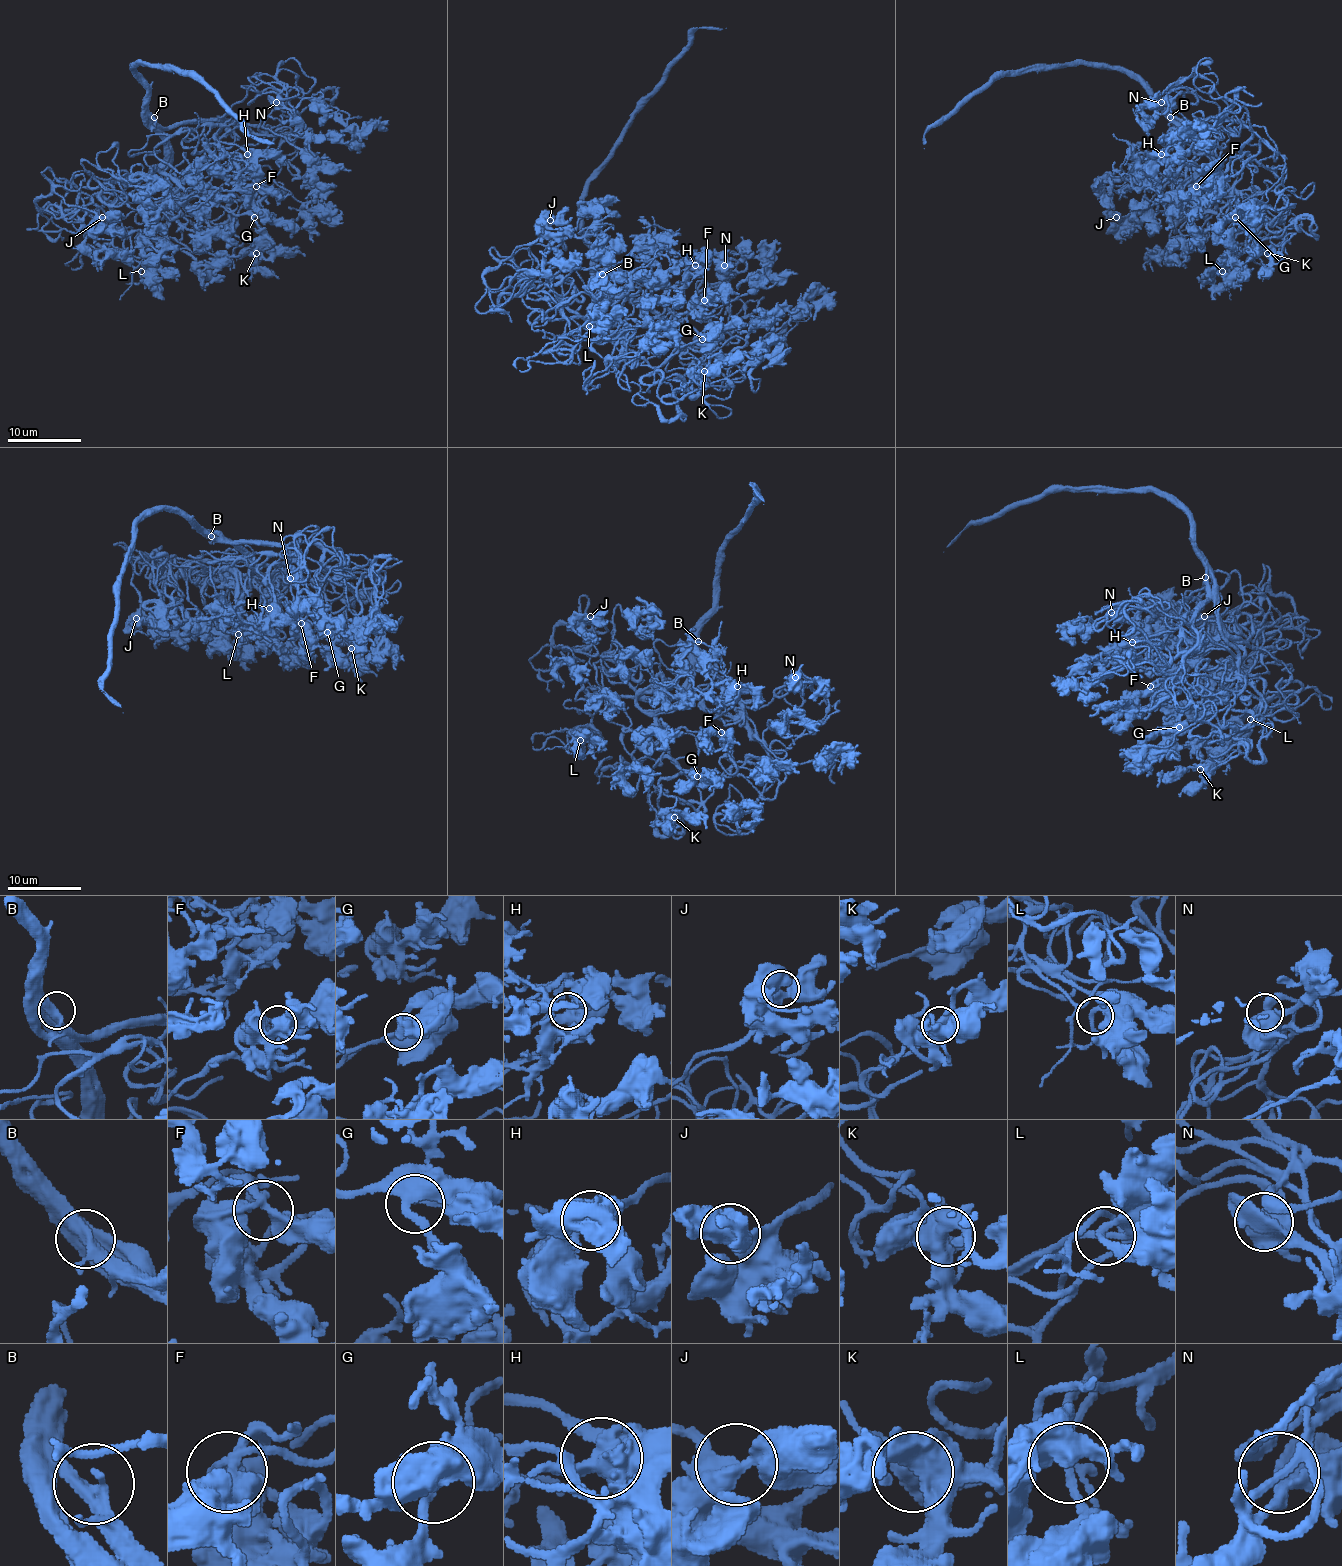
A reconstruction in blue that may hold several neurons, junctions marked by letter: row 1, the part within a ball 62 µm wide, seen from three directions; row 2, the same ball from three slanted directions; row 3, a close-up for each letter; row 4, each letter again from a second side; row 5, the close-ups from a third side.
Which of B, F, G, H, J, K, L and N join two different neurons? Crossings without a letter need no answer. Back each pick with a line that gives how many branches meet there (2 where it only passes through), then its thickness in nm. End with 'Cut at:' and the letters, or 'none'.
Cut at: none

